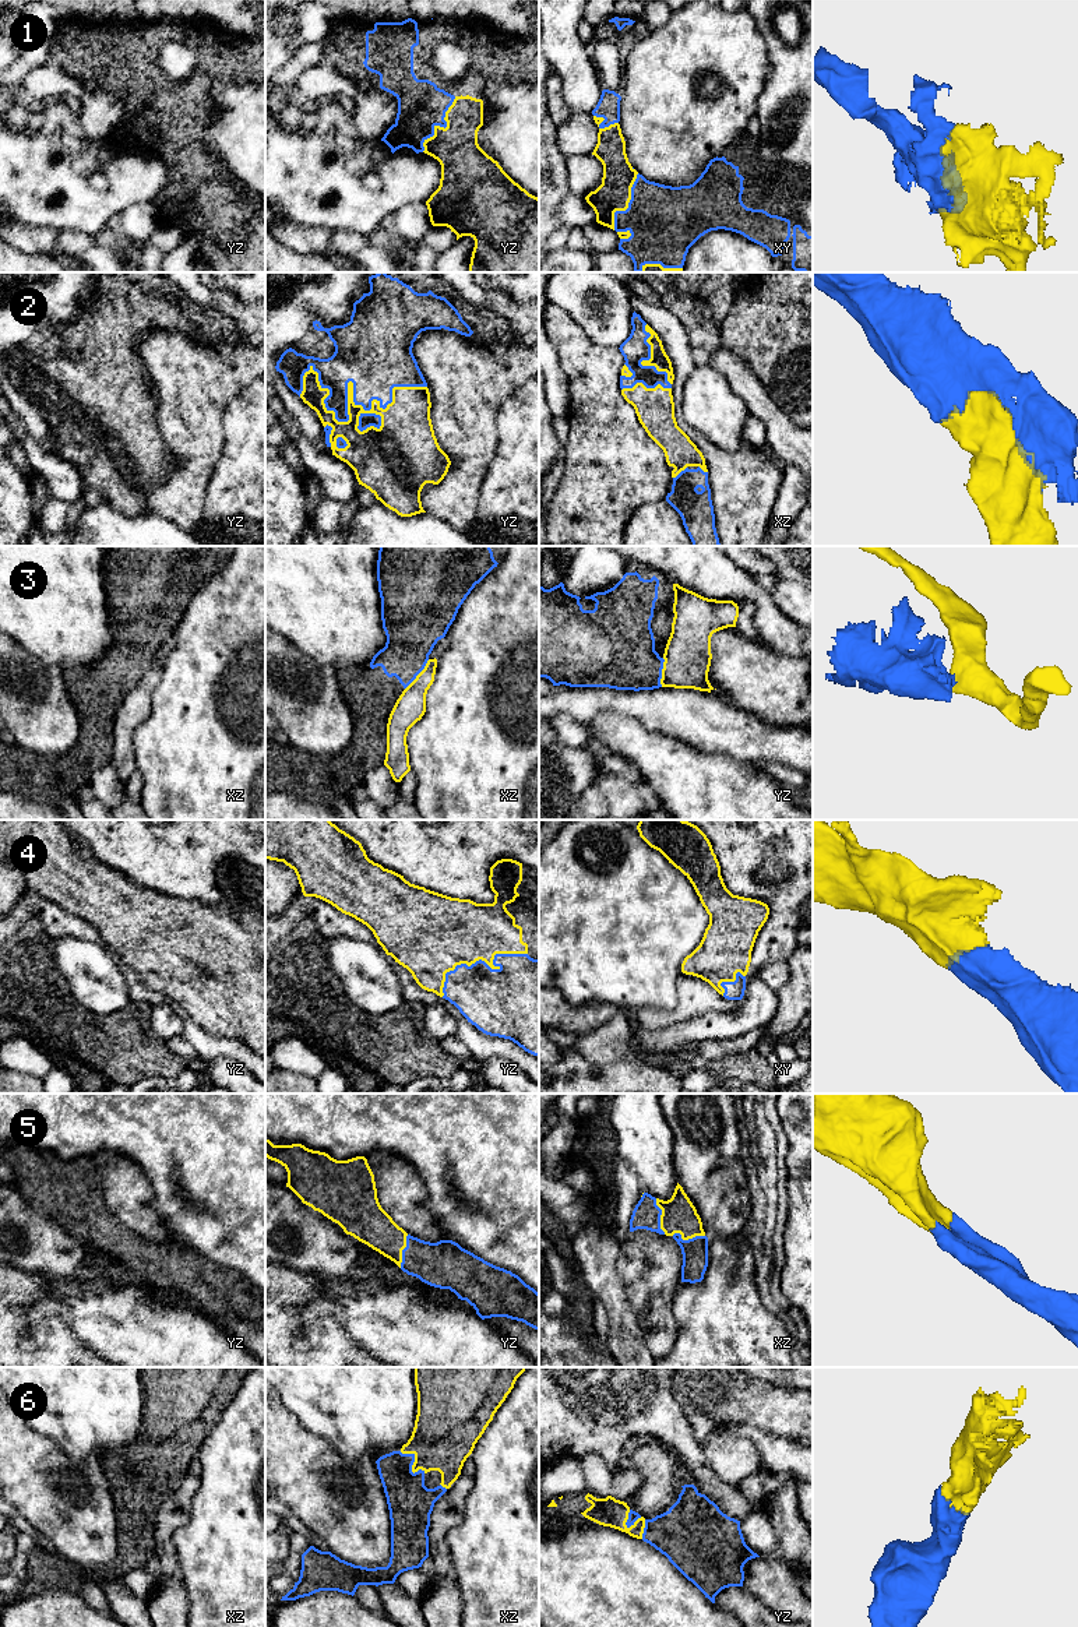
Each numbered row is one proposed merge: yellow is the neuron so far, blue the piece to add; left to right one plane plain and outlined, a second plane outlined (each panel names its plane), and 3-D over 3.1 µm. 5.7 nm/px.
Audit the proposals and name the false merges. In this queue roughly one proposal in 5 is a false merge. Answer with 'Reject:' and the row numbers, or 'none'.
Reject: 3

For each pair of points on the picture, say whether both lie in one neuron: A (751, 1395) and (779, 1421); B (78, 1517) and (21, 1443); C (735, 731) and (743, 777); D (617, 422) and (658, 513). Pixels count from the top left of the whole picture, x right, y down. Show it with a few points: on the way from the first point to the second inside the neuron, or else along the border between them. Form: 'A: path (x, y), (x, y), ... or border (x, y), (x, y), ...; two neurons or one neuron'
A: path (758, 1402), (772, 1414); one neuron
B: path (59, 1499), (23, 1462); one neuron
C: border (708, 754), (722, 753), (751, 764); two neurons
D: border (665, 499), (645, 502), (627, 523); two neurons

